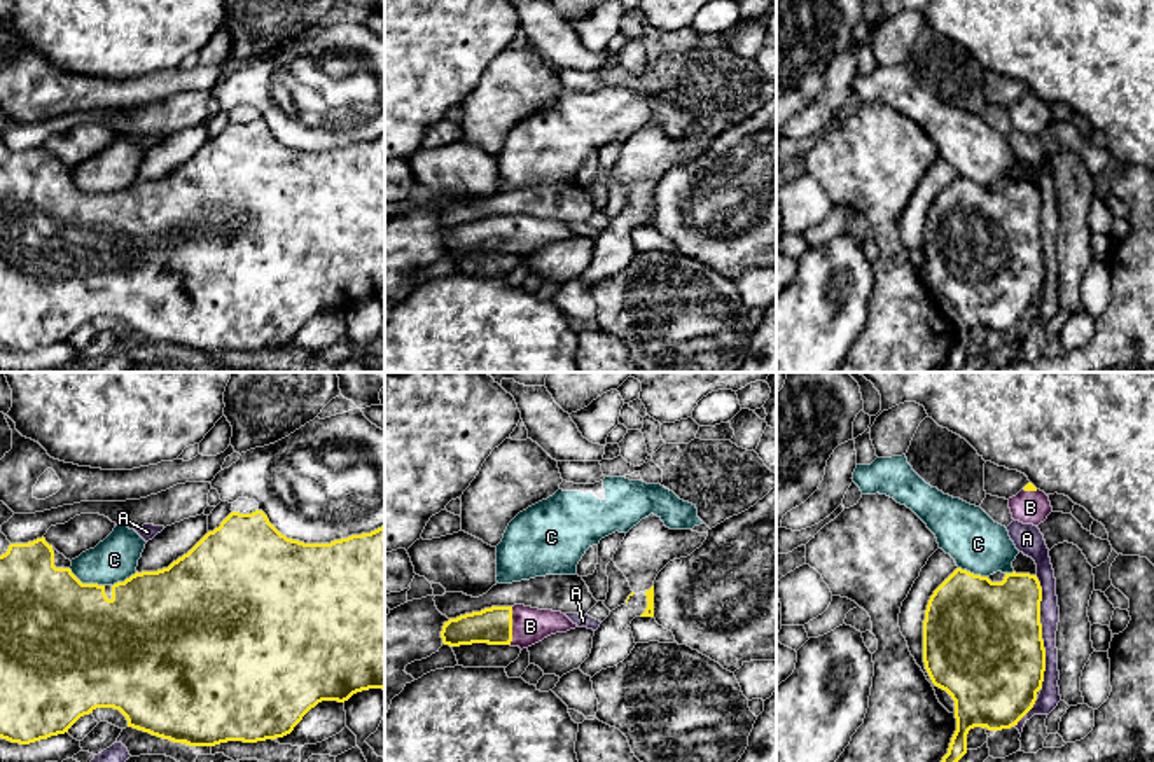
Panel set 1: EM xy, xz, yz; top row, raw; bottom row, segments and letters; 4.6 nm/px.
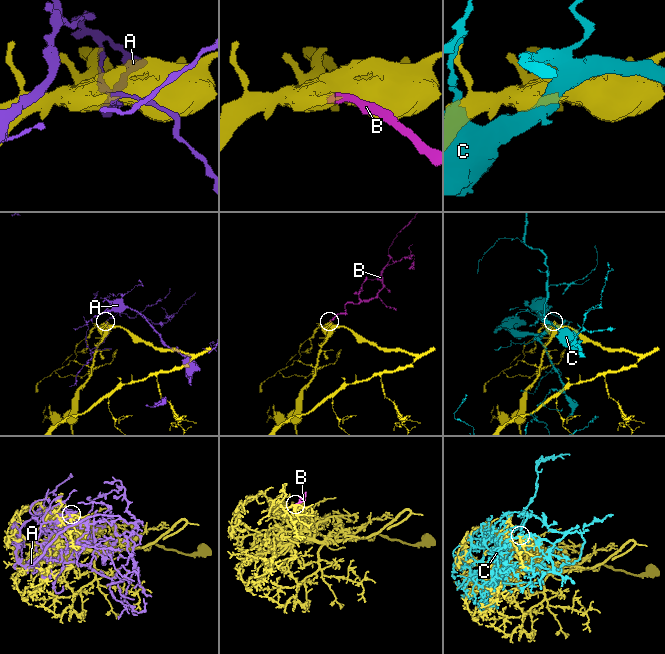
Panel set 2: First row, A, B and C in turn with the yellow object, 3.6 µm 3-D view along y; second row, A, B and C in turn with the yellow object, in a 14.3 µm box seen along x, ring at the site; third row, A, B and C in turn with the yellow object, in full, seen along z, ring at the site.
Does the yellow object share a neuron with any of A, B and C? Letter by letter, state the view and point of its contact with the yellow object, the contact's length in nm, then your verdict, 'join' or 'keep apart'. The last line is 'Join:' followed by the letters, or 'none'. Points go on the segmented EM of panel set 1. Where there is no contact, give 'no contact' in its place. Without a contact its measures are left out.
A: yz (1041, 631) | 500 nm | keep apart
B: xz (511, 626) | 180 nm | join
C: xy (86, 584) | 190 nm | keep apart
Join: B

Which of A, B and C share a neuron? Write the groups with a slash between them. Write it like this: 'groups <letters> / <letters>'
groups A / B / C

